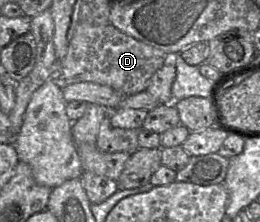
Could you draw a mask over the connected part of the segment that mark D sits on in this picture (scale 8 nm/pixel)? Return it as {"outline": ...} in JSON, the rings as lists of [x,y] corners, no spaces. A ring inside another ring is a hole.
{"outline":[[[79,21],[67,54],[54,64],[49,80],[62,89],[74,83],[94,82],[132,95],[145,91],[153,74],[172,56],[121,32],[111,24],[93,25]]]}

